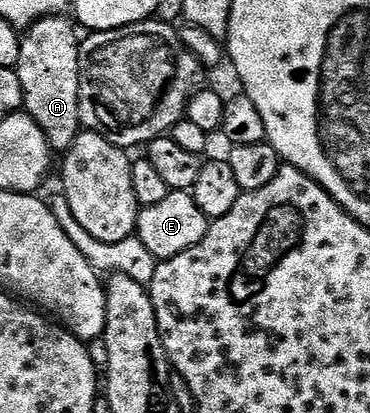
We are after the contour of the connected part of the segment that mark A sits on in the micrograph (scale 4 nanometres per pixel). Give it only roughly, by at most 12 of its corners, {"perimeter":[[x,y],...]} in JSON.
{"perimeter":[[41,18],[21,35],[25,113],[51,151],[80,120],[79,31]]}

